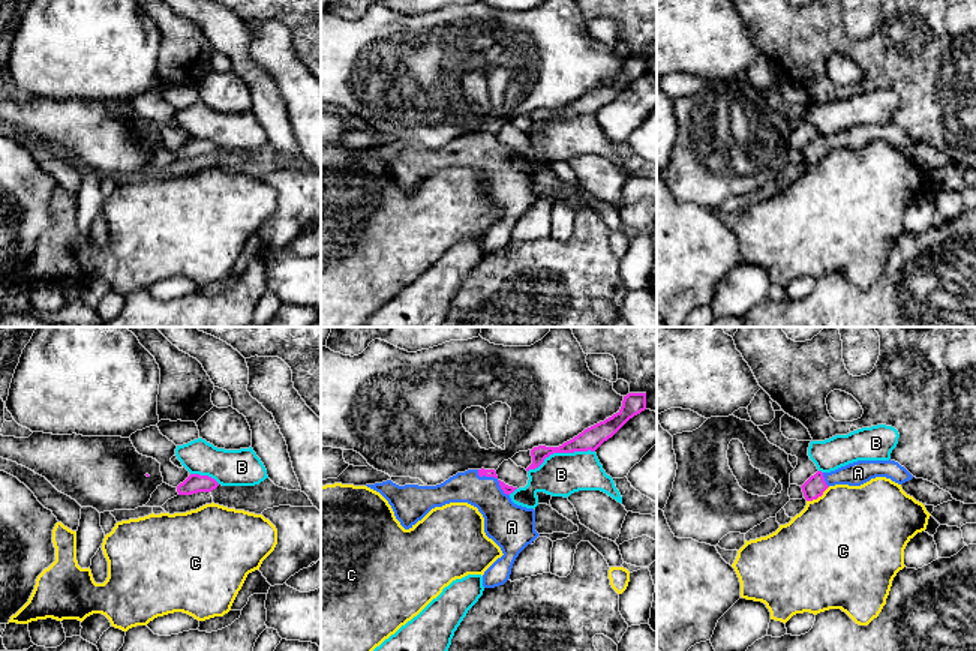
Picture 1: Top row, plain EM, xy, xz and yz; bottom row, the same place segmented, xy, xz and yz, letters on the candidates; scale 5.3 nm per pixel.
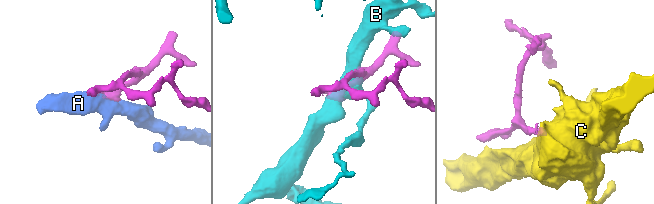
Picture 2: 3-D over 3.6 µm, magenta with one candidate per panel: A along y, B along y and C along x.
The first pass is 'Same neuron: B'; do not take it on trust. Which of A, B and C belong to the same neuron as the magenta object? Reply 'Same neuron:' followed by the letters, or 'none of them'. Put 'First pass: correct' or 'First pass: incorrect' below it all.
Same neuron: A
First pass: incorrect

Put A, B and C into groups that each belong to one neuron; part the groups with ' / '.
A / B / C

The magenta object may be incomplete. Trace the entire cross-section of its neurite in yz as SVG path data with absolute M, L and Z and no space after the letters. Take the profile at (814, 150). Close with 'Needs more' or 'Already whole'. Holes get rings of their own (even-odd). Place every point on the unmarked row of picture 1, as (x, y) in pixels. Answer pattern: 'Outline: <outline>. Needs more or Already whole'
Outline: M858 124L831 136L817 135L801 152L807 165L817 164L829 150L861 150L871 142L886 141L903 148L913 140L895 124Z. Needs more

